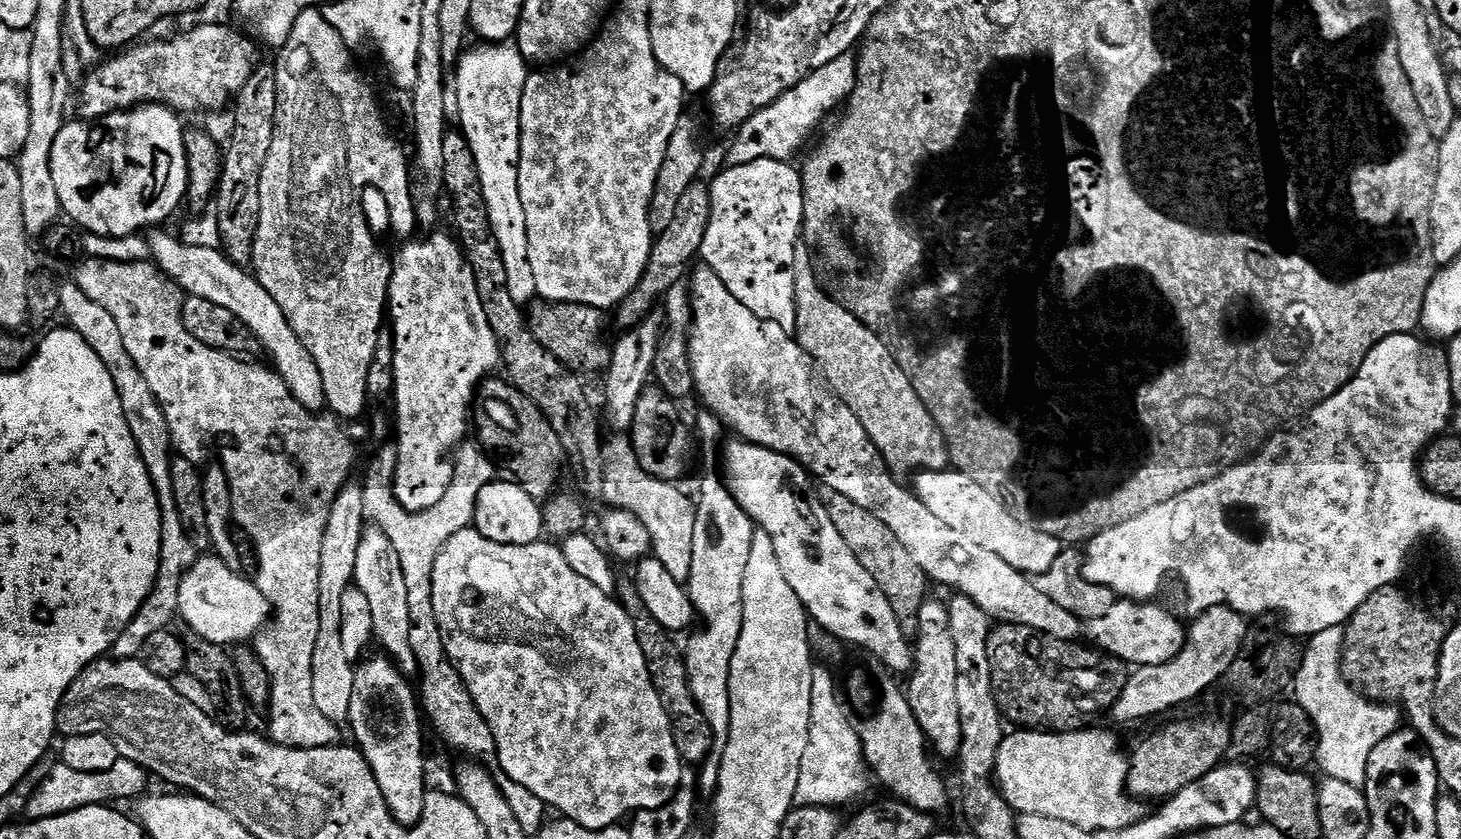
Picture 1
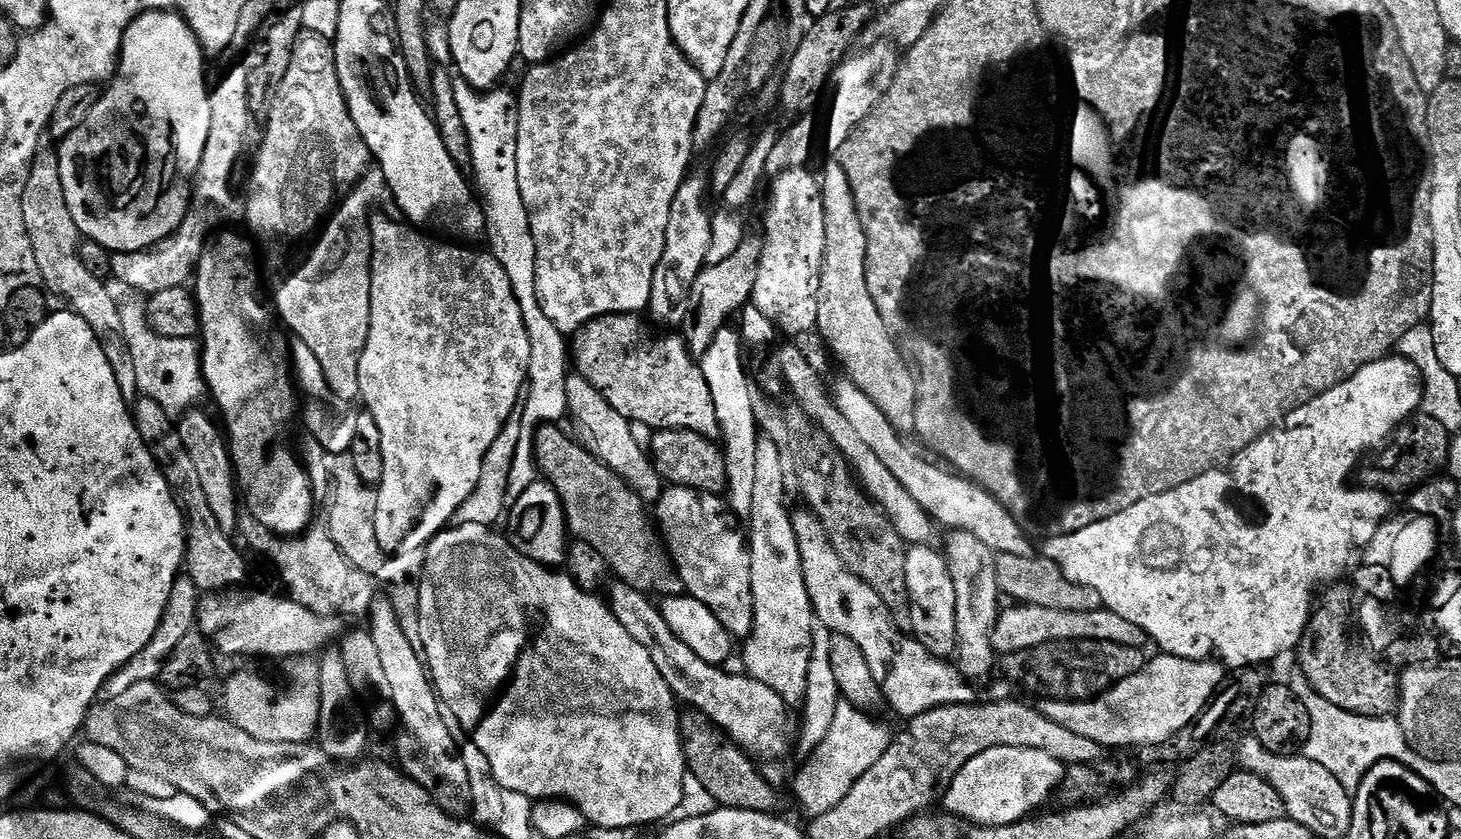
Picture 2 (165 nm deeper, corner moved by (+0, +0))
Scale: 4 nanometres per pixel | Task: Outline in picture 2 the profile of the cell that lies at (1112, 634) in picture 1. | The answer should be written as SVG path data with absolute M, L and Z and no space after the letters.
M1008 606L1001 611L996 620L992 641L997 653L1007 654L1018 650L1030 650L1034 646L1044 646L1046 642L1066 642L1068 640L1097 640L1114 642L1117 649L1140 648L1146 644L1144 631L1134 622L1126 622L1109 608L1101 606L1098 610L1046 610L1042 606Z

